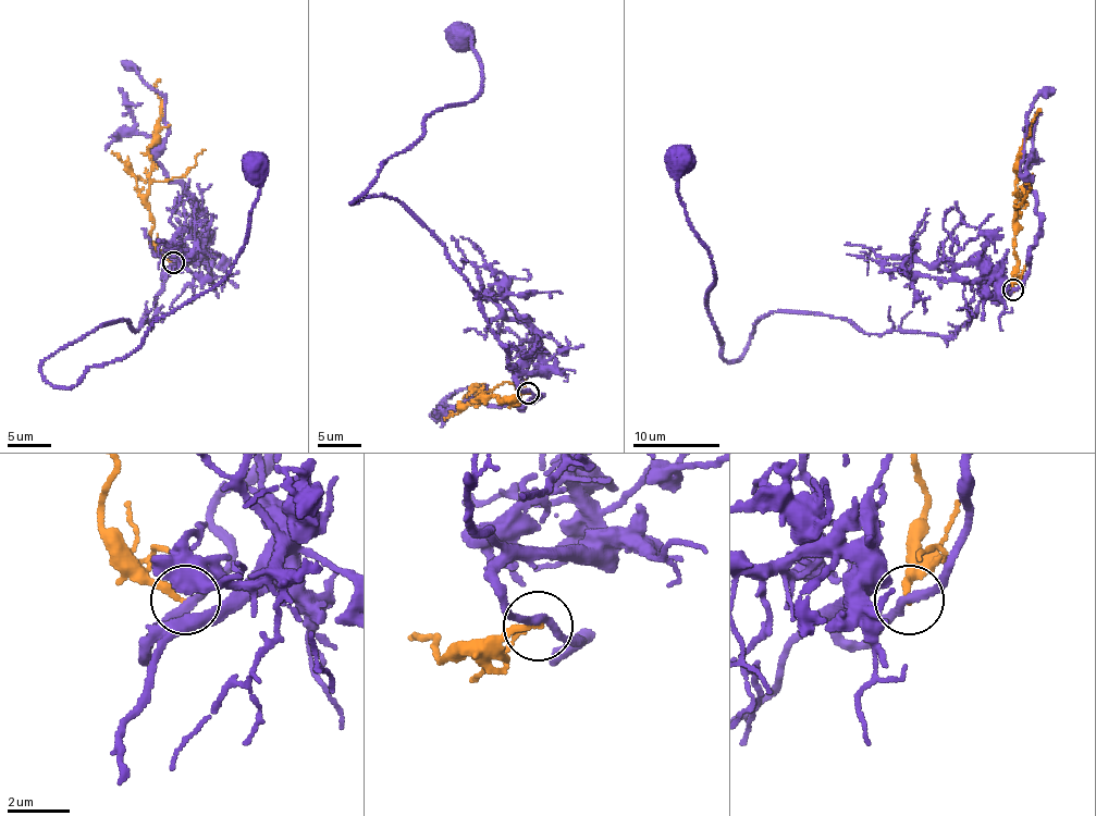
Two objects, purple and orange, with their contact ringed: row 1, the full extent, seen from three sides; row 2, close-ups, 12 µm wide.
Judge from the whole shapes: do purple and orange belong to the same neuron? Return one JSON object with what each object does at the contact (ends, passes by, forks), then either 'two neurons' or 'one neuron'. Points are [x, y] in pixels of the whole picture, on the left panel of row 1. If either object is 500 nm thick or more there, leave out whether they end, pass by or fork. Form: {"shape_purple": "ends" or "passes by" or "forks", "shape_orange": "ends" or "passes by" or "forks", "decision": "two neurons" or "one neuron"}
{"shape_purple": "passes by", "shape_orange": "ends", "decision": "two neurons"}

